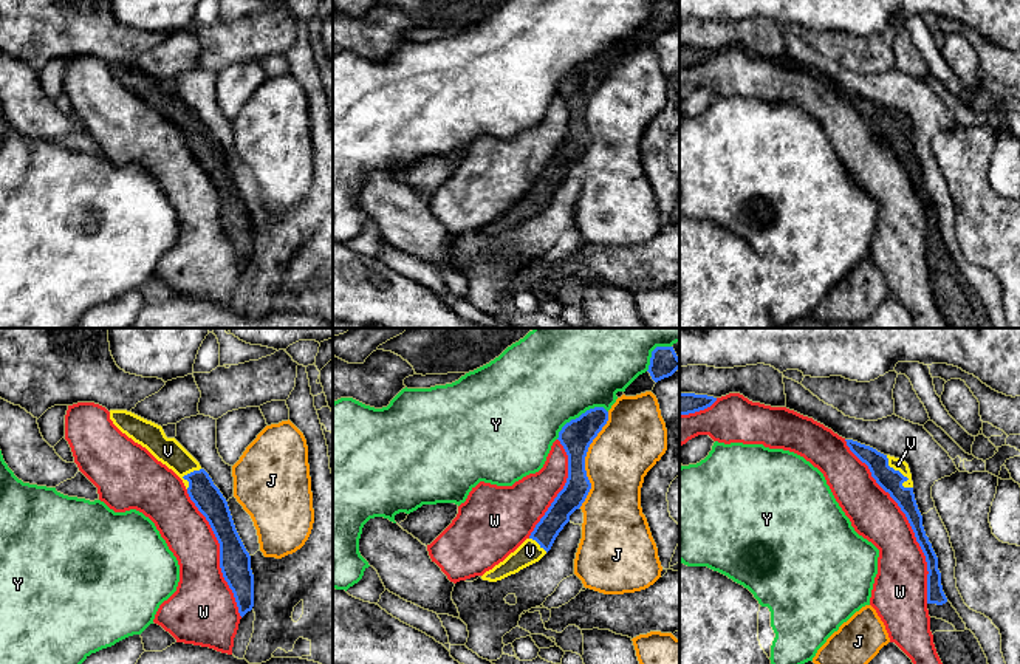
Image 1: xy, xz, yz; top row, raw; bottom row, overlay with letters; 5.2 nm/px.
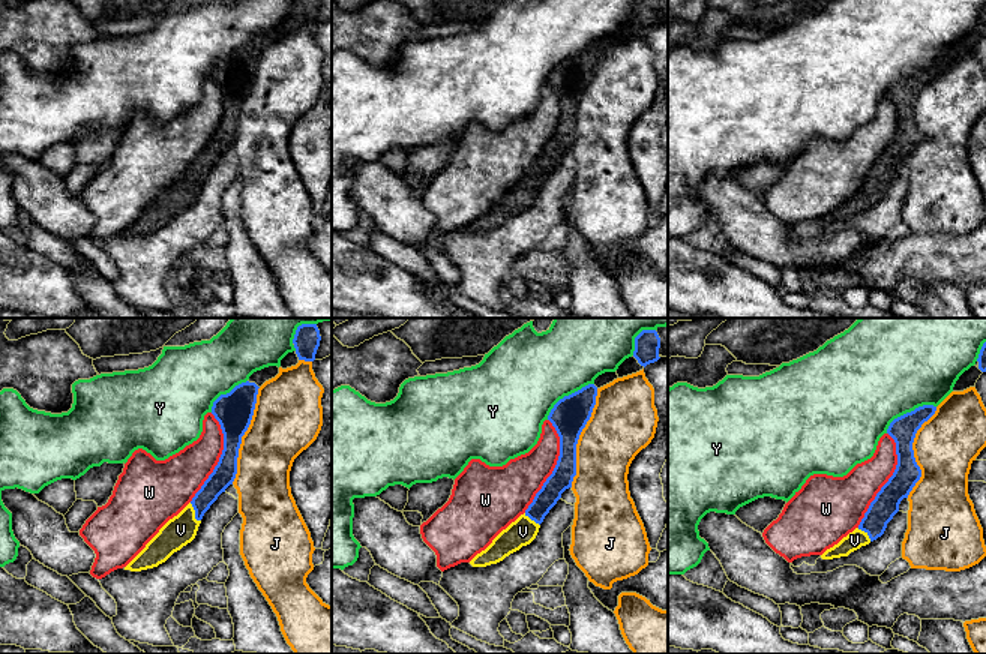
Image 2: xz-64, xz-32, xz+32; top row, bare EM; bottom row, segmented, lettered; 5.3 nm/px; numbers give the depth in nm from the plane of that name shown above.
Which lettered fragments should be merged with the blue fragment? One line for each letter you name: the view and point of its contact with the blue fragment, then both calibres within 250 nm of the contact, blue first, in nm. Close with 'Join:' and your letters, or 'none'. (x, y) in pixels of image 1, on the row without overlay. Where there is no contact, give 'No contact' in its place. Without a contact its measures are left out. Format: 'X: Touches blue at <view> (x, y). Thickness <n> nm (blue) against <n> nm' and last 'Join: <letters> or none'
V: Touches blue at yz (900, 126). Thickness 120 nm (blue) against 60 nm
Join: V

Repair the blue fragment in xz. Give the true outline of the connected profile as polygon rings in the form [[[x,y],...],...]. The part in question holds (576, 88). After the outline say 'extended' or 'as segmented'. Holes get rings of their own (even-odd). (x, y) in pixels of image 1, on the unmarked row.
[[[594,60],[566,76],[559,85],[559,94],[568,108],[568,132],[531,189],[503,215],[486,224],[481,232],[501,234],[539,215],[553,200],[556,190],[570,175],[570,169],[585,155],[591,136],[585,124],[590,98],[608,74],[604,60]]]; extended

